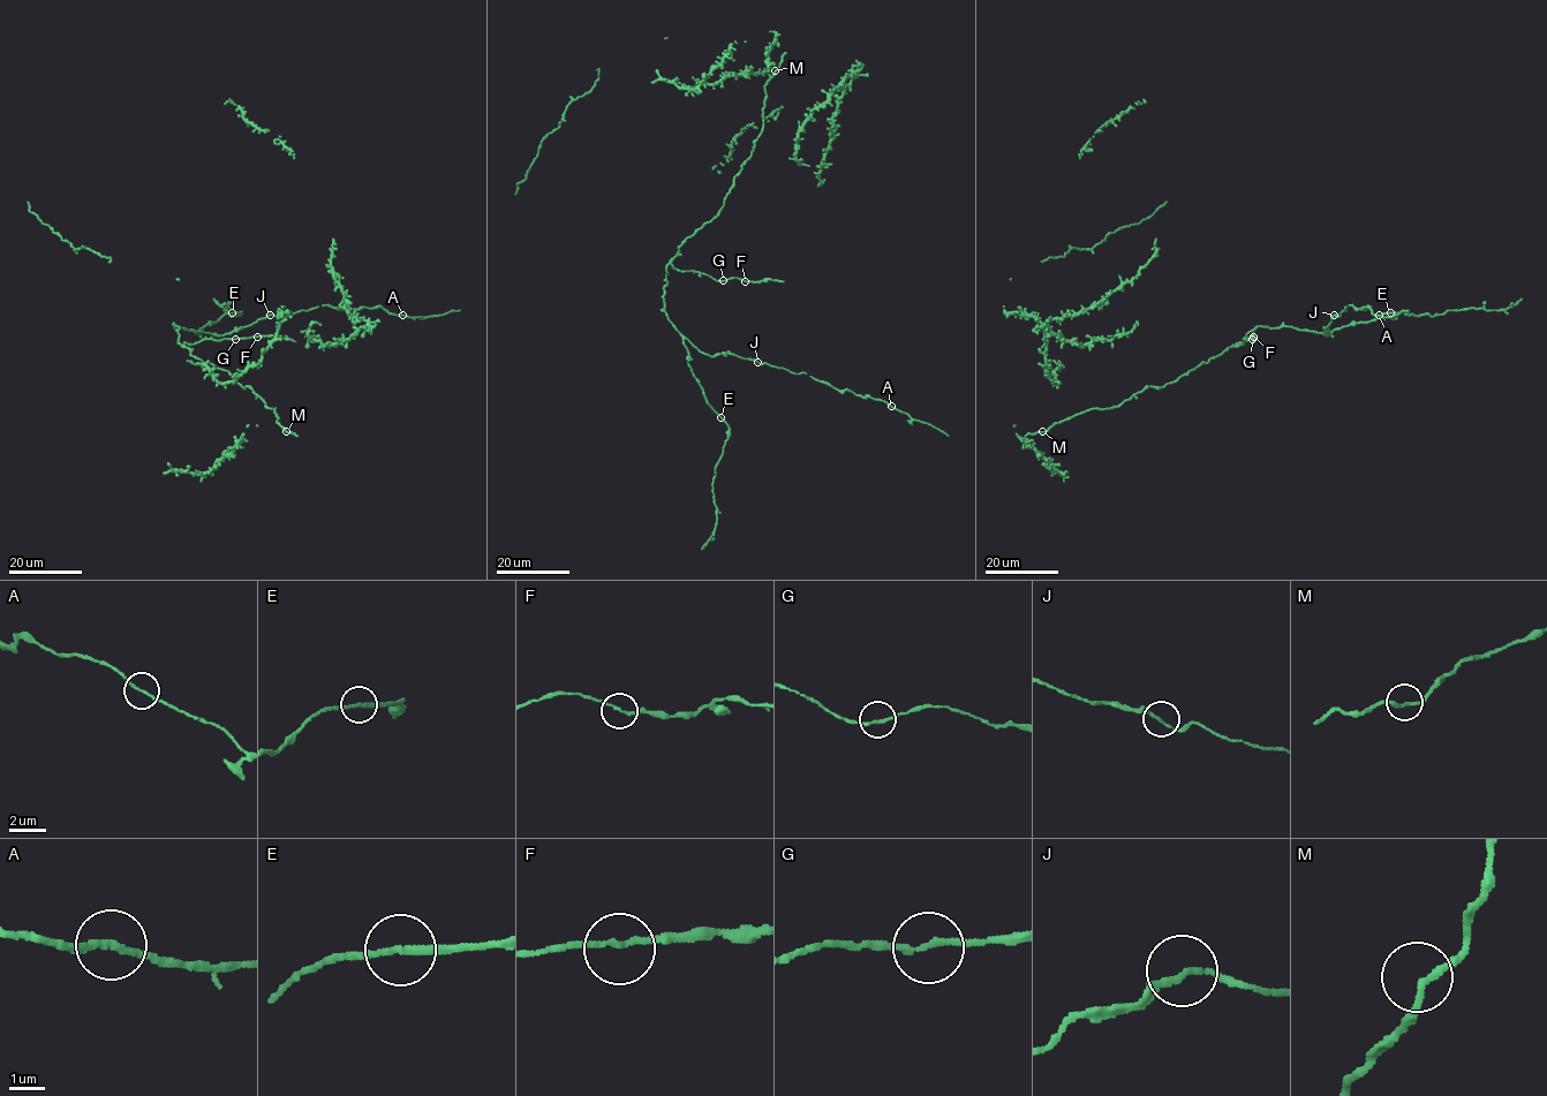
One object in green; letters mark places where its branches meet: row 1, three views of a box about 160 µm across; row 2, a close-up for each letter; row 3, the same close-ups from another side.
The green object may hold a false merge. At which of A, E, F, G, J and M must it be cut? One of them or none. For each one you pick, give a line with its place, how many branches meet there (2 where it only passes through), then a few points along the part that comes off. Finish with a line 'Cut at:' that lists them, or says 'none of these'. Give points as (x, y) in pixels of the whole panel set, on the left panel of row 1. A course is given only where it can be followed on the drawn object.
Cut at: none of these

